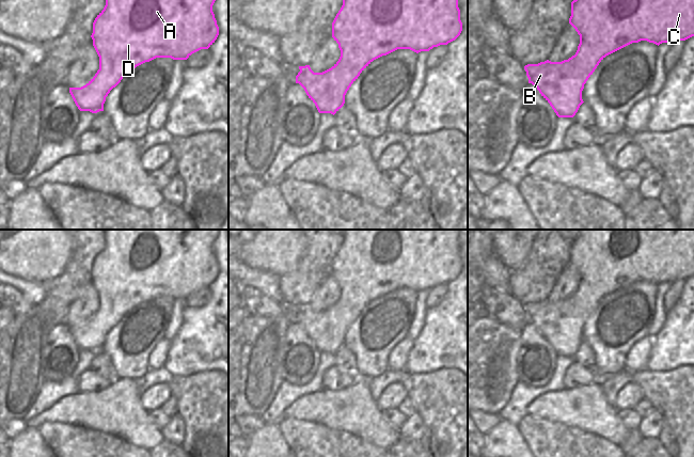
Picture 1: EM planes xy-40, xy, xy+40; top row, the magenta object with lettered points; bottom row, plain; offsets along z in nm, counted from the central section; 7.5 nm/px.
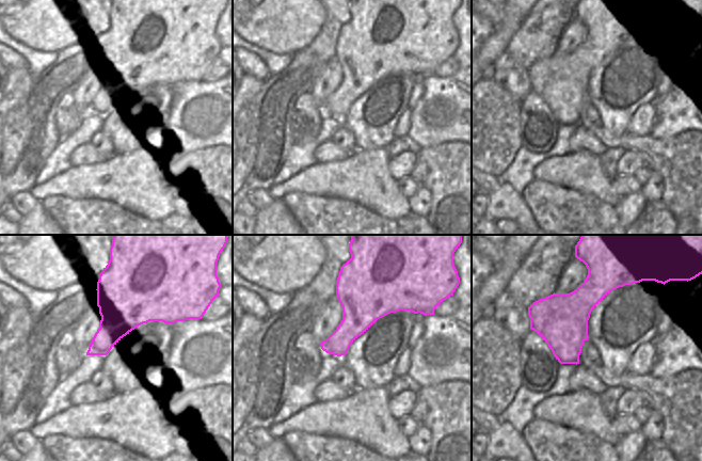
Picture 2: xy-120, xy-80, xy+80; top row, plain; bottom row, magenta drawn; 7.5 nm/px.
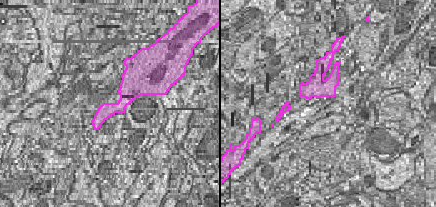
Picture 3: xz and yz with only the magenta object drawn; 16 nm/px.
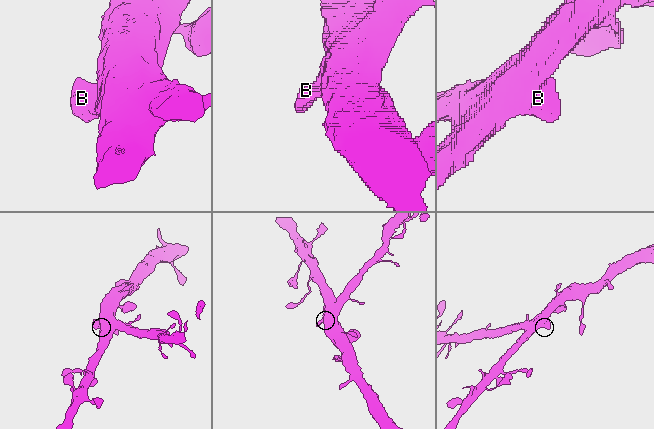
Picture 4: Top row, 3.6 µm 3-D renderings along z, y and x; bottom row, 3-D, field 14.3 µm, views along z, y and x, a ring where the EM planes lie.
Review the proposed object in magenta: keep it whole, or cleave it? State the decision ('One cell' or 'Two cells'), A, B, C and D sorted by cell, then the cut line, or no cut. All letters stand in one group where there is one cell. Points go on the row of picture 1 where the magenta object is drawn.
One cell. Groups: A B C D. No split.

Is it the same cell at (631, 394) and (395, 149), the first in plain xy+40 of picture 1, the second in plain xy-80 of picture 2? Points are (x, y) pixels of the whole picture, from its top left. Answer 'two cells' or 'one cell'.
two cells

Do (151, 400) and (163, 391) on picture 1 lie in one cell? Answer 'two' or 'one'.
one

